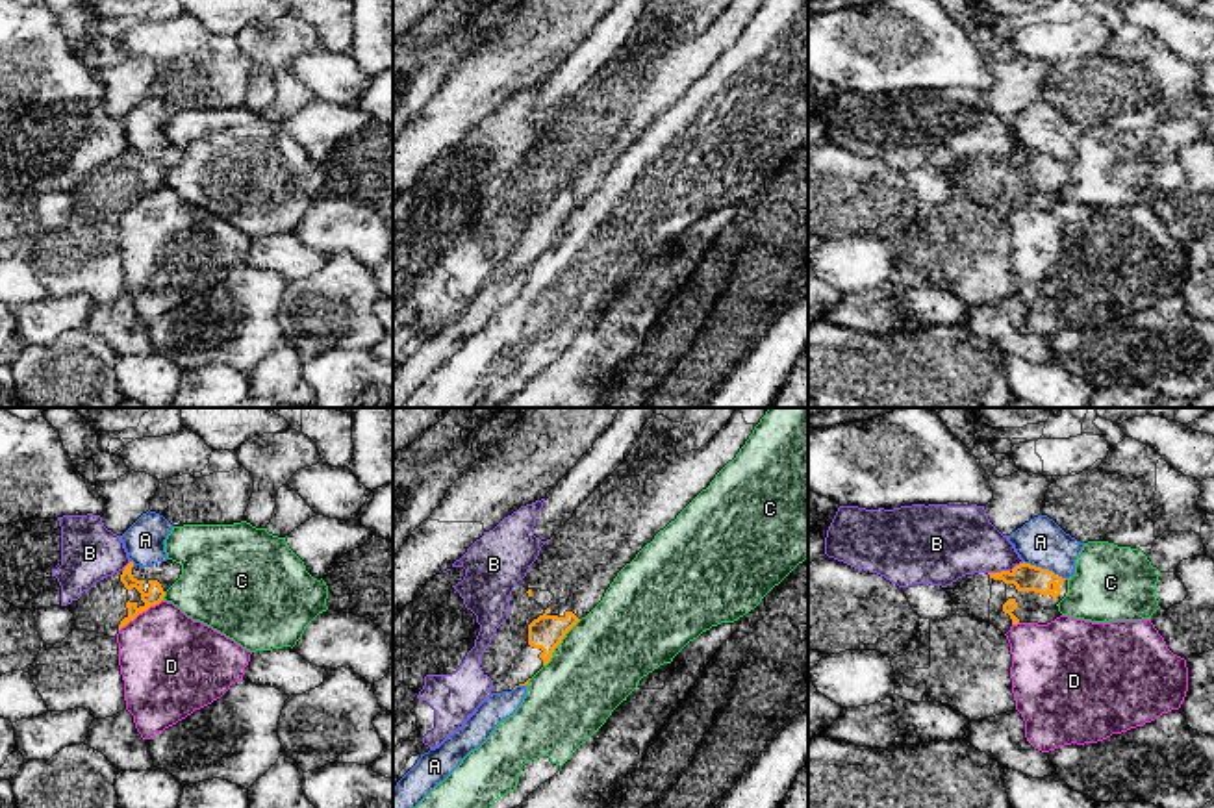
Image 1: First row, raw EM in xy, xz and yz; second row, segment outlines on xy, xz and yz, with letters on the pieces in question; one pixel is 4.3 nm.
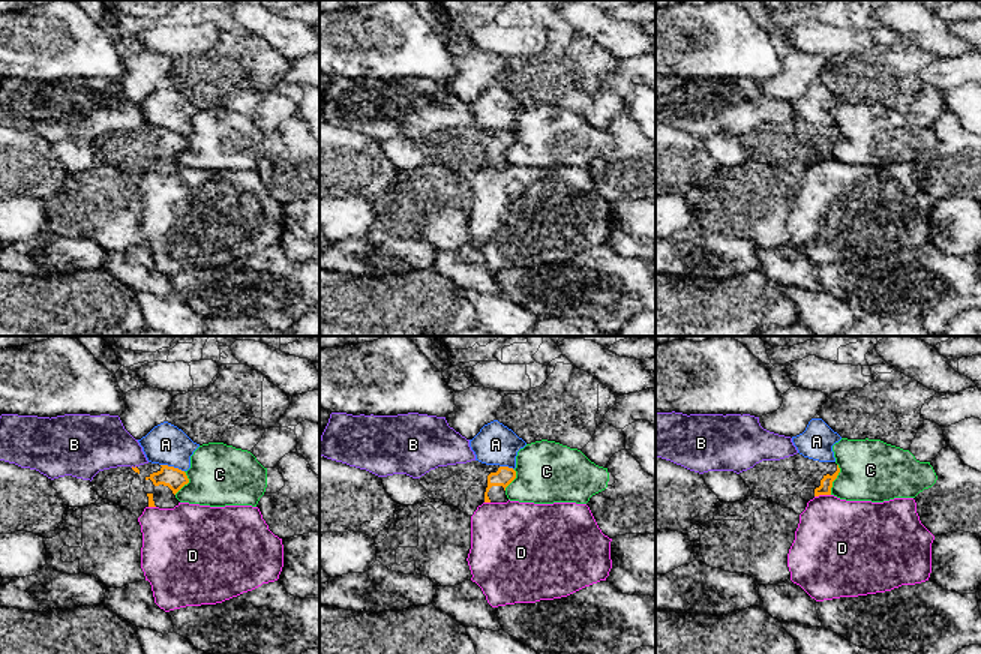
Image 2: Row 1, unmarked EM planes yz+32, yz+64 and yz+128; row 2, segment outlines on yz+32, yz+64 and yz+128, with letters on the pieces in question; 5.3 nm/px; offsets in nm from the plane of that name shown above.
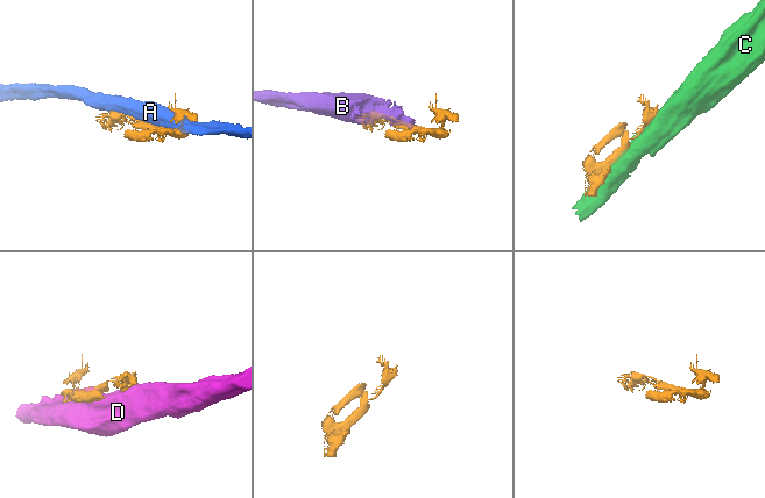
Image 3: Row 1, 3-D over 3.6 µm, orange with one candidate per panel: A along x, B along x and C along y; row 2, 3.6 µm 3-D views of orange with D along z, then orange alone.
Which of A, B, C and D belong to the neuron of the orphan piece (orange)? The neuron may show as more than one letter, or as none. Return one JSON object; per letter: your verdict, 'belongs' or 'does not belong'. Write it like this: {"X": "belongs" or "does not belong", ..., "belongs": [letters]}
{"A": "does not belong", "B": "does not belong", "C": "does not belong", "D": "does not belong", "belongs": []}

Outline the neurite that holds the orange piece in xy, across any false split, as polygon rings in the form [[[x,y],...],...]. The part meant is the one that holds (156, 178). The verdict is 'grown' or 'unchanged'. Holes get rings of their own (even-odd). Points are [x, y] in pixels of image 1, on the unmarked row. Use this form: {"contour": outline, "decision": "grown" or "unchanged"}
{"contour": [[[172,145],[158,146],[148,152],[139,152],[130,146],[120,159],[120,167],[128,174],[128,200],[120,206],[119,215],[150,191],[159,189],[165,176],[180,163],[180,159],[182,150]]], "decision": "grown"}

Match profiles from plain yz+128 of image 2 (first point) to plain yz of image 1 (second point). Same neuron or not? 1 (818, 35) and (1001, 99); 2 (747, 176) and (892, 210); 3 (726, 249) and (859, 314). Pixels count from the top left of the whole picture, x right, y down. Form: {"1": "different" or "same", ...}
{"1": "different", "2": "different", "3": "same"}

